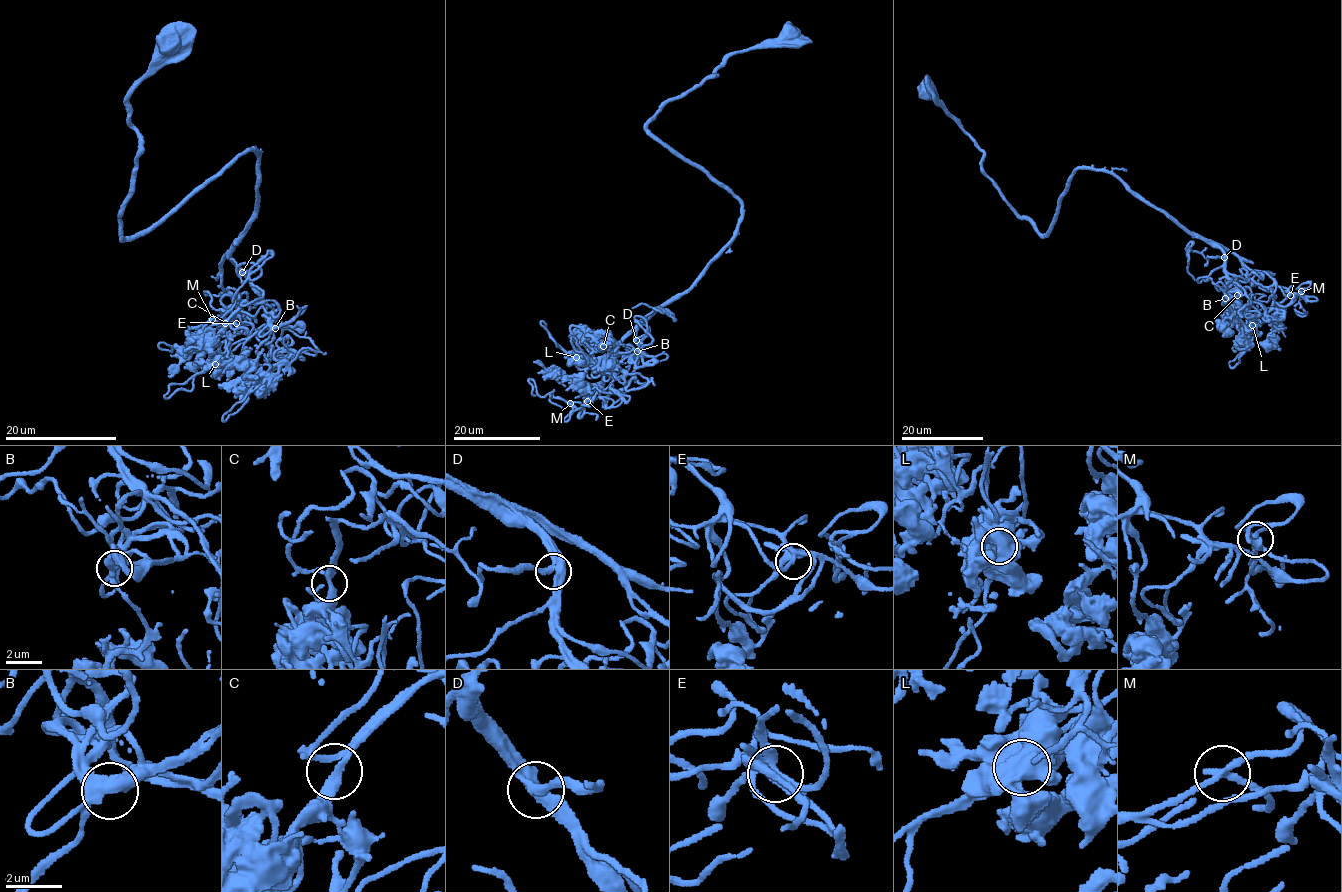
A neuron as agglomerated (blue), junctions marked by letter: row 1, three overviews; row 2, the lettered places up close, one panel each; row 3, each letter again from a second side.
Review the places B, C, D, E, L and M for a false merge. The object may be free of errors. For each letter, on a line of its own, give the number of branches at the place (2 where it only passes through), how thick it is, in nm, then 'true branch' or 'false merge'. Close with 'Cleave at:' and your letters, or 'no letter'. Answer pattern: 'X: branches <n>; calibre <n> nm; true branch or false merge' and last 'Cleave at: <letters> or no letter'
B: branches 3; calibre 400 nm; true branch
C: branches 3; calibre 280 nm; true branch
D: branches 3; calibre 380 nm; true branch
E: branches 5; calibre 320 nm; true branch
L: branches 2; calibre 650 nm; true branch
M: branches 3; calibre 240 nm; true branch
Cleave at: no letter

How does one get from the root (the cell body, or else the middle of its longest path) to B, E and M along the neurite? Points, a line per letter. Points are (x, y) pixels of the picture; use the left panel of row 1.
B: (170, 41), (128, 99), (139, 154), (122, 235), (139, 235), (258, 150), (259, 196), (229, 258), (275, 328)
E: (170, 41), (128, 99), (139, 154), (122, 235), (139, 235), (258, 150), (257, 205), (221, 266), (236, 323)
M: (170, 41), (128, 99), (119, 223), (139, 235), (258, 150), (221, 266), (237, 308), (212, 319)

